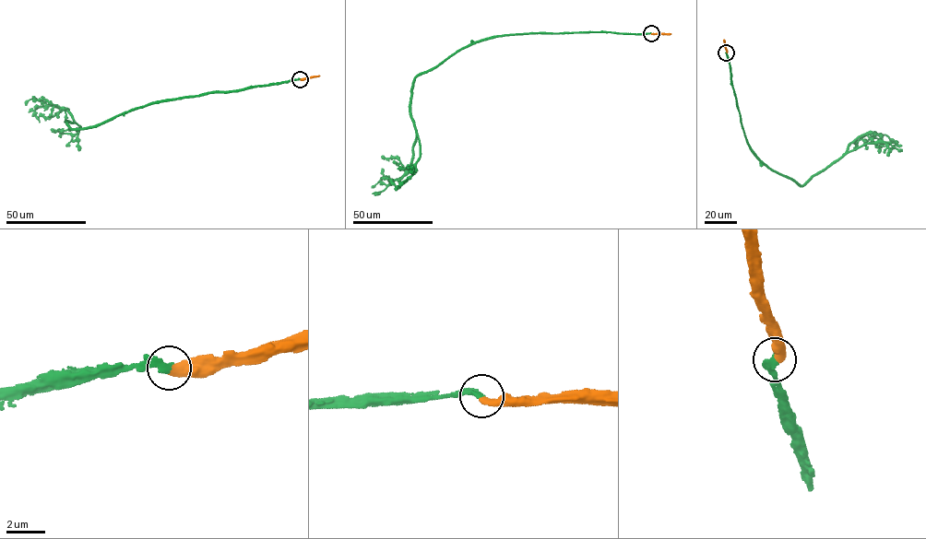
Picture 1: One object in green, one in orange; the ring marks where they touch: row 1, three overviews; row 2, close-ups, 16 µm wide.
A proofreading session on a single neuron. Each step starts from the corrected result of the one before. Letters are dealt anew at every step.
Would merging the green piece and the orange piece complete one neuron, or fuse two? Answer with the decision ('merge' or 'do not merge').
merge

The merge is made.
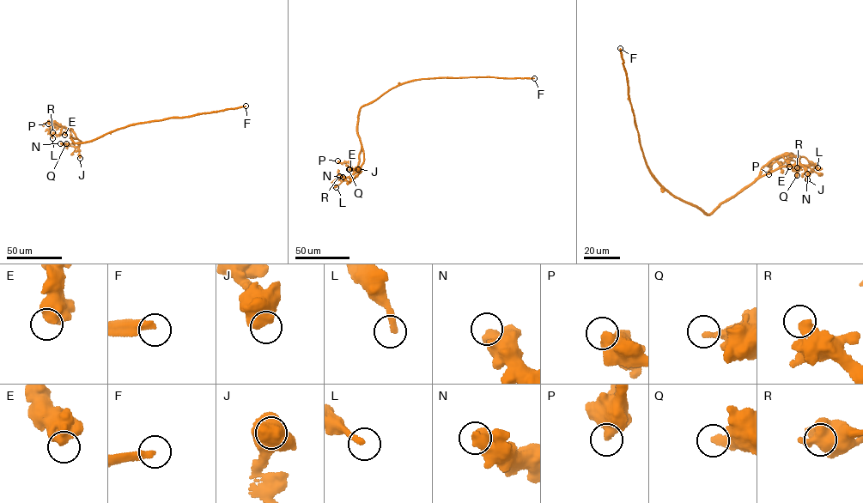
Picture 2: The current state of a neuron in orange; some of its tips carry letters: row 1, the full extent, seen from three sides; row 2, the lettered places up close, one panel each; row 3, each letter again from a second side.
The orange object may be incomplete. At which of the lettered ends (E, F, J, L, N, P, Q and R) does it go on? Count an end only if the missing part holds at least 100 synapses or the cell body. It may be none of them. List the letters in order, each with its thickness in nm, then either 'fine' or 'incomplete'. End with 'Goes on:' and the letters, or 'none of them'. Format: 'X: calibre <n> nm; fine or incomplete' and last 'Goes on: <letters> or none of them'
E: calibre 750 nm; fine
F: calibre 320 nm; incomplete
J: calibre 800 nm; fine
L: calibre 280 nm; fine
N: calibre 600 nm; fine
P: calibre 650 nm; fine
Q: calibre 320 nm; fine
R: calibre 500 nm; fine
Goes on: F

